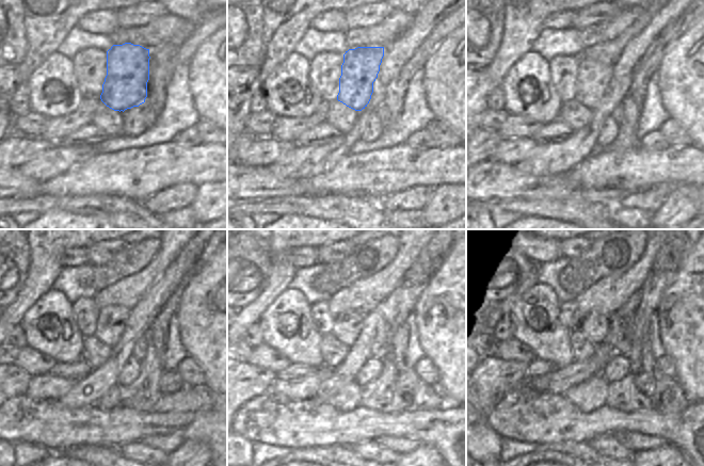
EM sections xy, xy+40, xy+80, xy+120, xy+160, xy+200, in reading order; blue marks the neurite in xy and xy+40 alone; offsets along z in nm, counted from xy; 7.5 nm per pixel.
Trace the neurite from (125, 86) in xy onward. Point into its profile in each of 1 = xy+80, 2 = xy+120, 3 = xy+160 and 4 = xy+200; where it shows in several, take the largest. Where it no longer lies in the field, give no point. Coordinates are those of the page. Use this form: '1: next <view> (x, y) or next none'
1: next xy+80 (593, 78)
2: next xy+120 (111, 322)
3: next xy+160 (348, 325)
4: next xy+200 (594, 327)

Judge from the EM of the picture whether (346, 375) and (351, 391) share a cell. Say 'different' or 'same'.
different

